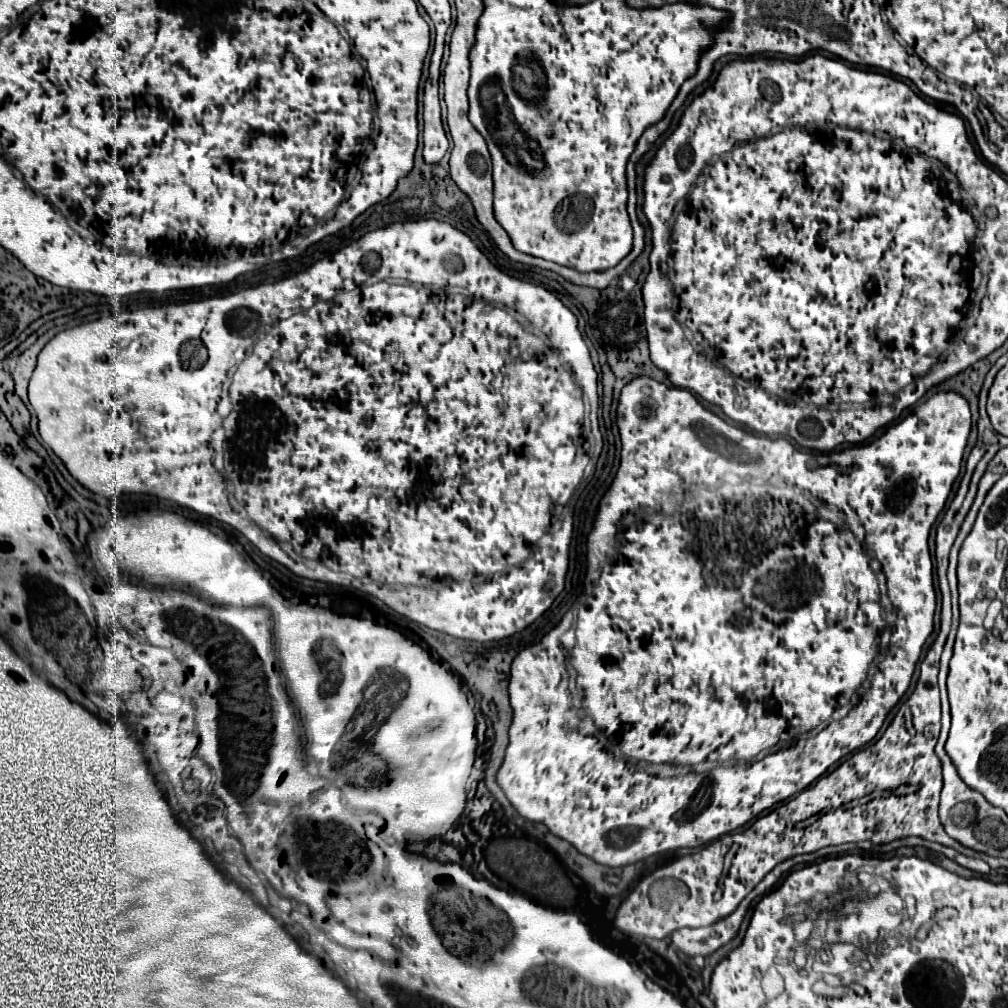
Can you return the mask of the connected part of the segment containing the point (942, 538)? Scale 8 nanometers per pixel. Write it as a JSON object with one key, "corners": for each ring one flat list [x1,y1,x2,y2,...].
{"corners":[[962,484,954,502,948,506,944,518,940,520,938,524,938,532,936,532,936,562,938,562,938,580,940,580,940,586,948,586,948,580,946,580,946,568,948,568,948,554,950,554,950,548,956,540,956,534,960,530,960,524,964,520,964,516,968,514,970,510,970,500,968,498,968,492,970,492,970,484]]}

